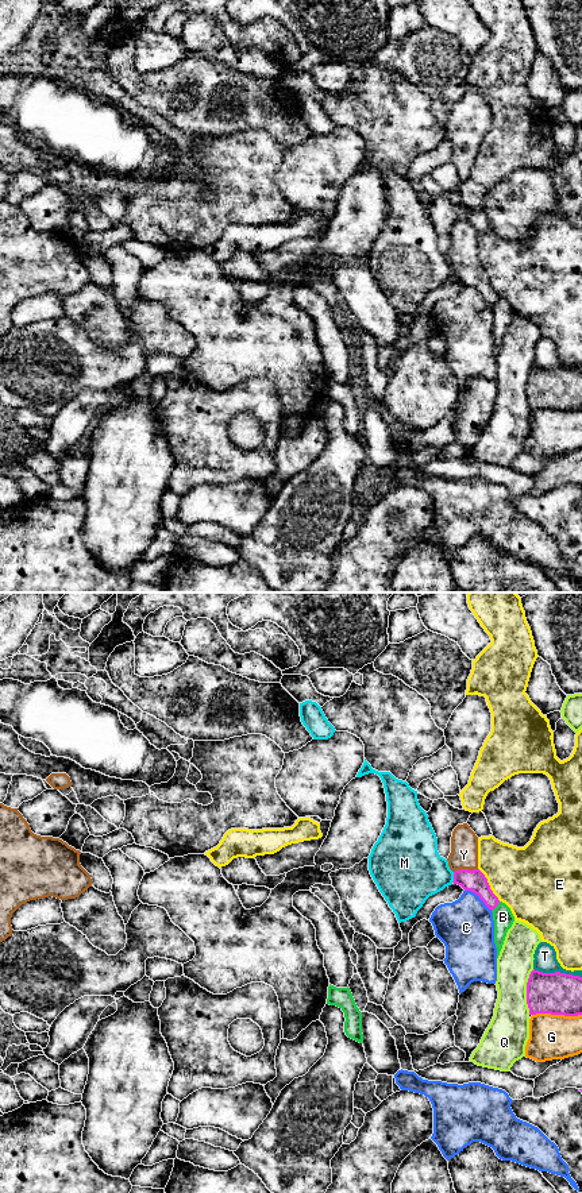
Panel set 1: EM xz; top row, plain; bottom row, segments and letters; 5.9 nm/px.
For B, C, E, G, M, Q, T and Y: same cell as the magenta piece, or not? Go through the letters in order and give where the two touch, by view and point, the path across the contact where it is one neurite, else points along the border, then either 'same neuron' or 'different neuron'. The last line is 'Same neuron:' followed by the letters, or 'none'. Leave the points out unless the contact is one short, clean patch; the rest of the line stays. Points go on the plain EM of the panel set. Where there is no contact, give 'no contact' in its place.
B: xz (496, 301) | different neuron
C: xz (480, 293) | different neuron
E: xz (488, 280) | different neuron
G: xz (557, 409) | different neuron
M: xz (454, 273) | along xz (454, 267), (451, 277) | different neuron
Q: xz (527, 387) | different neuron
T: xz (558, 367) | different neuron
Y: xz (465, 265) | across xz (474, 275), (465, 265), (463, 250) | same neuron
Same neuron: Y

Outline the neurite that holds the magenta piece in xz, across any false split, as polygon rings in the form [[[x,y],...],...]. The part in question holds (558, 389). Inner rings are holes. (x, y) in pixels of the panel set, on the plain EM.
[[[532,366],[527,378],[529,410],[582,410],[582,372]]]

